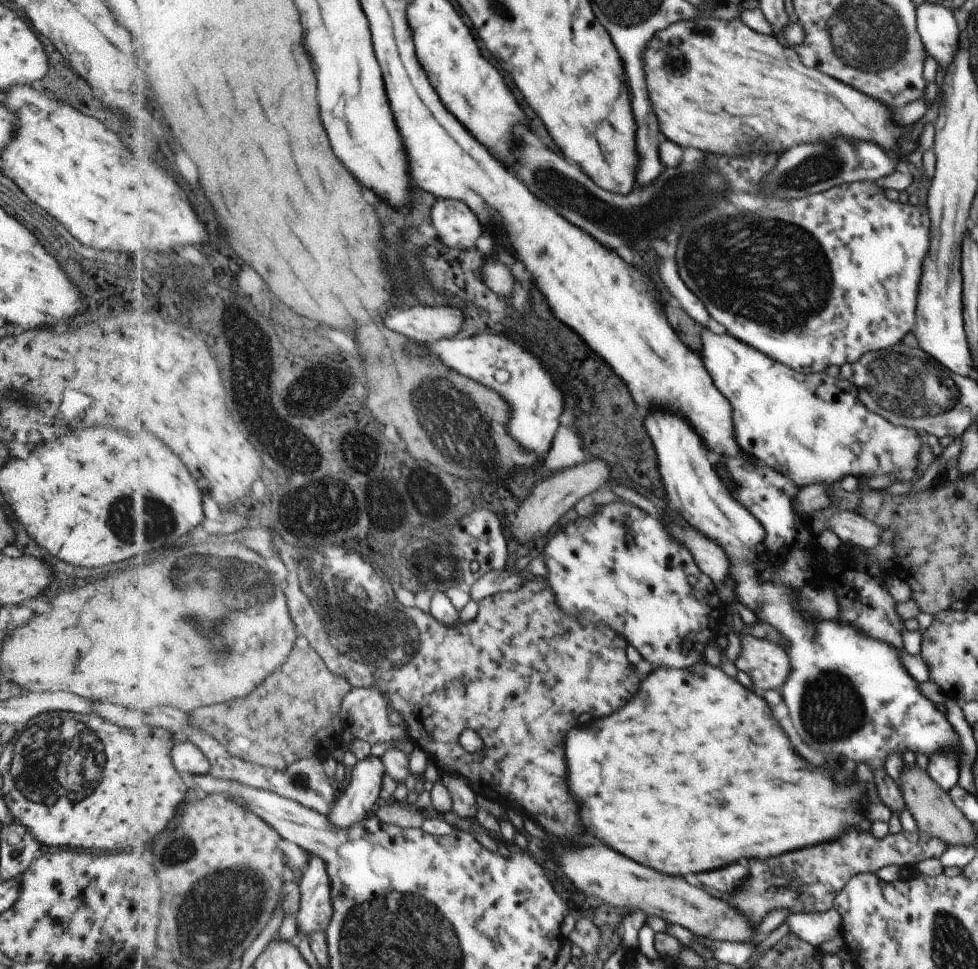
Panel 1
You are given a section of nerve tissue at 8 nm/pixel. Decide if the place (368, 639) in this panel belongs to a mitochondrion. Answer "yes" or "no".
yes

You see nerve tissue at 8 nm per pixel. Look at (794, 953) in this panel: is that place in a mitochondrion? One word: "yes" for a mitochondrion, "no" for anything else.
no

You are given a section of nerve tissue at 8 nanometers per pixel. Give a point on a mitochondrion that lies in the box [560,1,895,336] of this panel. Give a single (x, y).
(820, 165)

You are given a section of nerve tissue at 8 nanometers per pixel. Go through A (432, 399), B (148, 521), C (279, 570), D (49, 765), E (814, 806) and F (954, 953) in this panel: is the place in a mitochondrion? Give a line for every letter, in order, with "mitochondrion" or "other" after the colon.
A: mitochondrion
B: mitochondrion
C: mitochondrion
D: mitochondrion
E: other
F: mitochondrion

